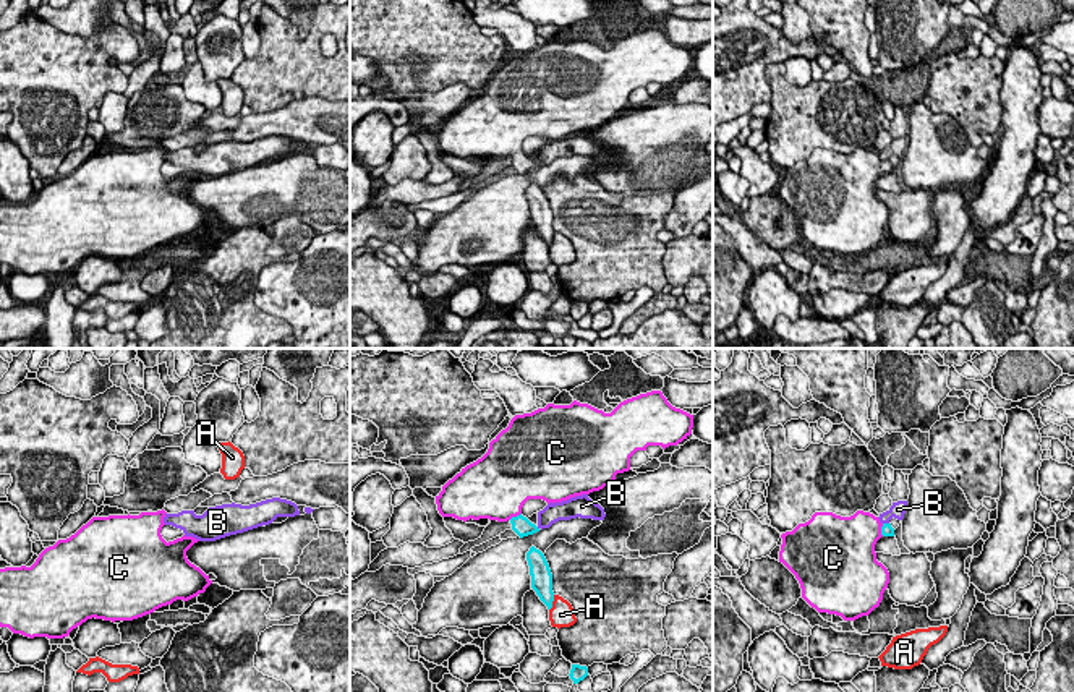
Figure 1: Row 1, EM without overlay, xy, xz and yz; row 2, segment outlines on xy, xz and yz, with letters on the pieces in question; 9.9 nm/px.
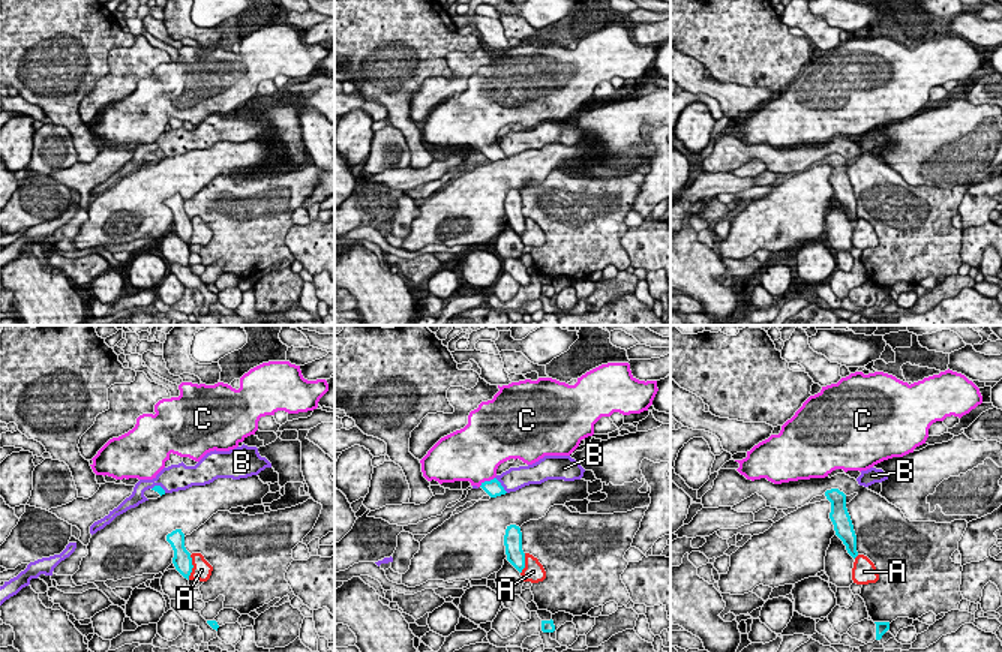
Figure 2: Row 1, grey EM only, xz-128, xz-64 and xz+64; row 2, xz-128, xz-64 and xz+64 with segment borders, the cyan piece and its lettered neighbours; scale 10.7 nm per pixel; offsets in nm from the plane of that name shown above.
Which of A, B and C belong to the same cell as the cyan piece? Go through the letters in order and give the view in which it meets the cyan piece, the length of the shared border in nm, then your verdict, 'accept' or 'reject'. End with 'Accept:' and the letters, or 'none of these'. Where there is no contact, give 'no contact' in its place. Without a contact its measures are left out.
A: contact in xz; length 170 nm; reject
B: contact in yz; length 70 nm; reject
C: contact in xz; length 140 nm; accept
Accept: C

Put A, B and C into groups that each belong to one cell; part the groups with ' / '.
A / B / C

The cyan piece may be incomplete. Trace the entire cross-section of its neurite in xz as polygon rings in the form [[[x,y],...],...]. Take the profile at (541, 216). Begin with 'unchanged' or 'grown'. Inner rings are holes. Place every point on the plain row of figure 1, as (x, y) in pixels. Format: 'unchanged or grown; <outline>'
unchanged; [[[535,183],[526,190],[526,198],[530,203],[531,225],[536,229],[539,237],[552,245],[554,229],[552,229],[552,211],[544,191]]]

